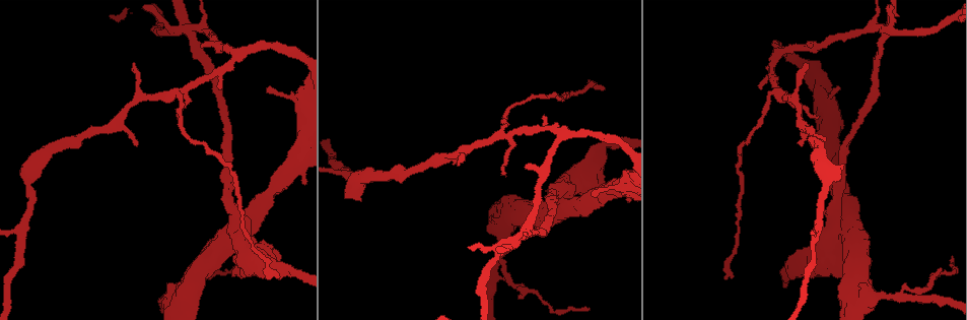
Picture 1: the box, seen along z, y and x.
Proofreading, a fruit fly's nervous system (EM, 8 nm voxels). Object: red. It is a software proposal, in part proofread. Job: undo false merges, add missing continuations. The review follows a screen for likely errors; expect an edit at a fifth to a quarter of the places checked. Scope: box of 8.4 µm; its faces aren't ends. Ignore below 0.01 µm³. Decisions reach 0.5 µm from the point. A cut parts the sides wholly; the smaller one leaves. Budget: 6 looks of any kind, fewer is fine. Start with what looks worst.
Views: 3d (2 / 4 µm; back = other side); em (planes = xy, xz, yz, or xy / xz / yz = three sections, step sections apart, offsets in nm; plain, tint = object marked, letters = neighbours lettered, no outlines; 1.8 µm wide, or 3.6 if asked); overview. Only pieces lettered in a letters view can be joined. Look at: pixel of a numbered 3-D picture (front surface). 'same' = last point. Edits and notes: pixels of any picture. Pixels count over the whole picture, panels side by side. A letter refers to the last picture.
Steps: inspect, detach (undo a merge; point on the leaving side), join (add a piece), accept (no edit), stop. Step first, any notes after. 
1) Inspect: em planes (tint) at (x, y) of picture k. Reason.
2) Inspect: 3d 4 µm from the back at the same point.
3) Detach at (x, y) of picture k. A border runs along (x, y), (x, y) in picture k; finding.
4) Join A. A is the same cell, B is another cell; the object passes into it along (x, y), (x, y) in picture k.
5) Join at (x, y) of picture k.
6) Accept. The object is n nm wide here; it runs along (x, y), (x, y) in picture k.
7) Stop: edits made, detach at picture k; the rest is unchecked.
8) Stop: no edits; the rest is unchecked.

Inspect: 3d 4 µm at (510, 243) of picture 1. Abrupt turn.

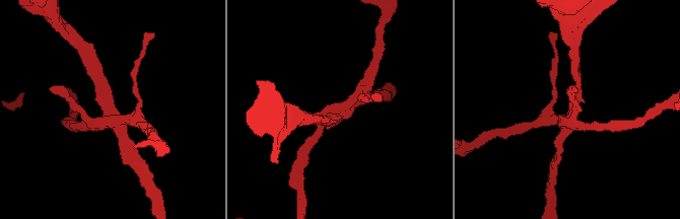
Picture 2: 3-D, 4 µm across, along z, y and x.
Inspect: em yz step 4 (letters) at (568, 120) of picture 2. Now the EM.

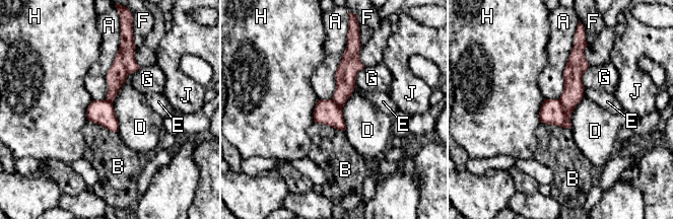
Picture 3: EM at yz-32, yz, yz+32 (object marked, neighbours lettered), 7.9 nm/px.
Inspect: em planes (letters) at the same point.

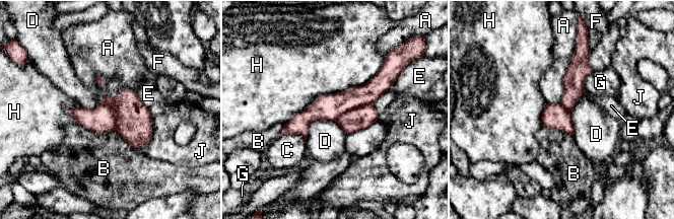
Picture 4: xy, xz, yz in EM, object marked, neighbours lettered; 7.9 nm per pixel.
Detach at (362, 117) of picture 4. A, B, C, D, E, F, G, H and J are other cells; a border runs along (373, 103), (347, 111), (335, 121) in picture 4; a second neuron is stuck on.

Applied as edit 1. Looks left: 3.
Inspect: em xy step 4 (tint) at (279, 275) of picture 1. An open end.

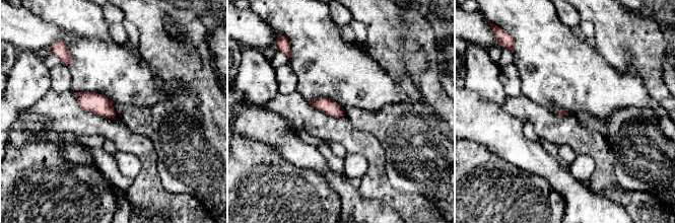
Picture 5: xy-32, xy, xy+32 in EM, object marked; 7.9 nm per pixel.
Inspect: em xz step 4 (letters) at the same point.

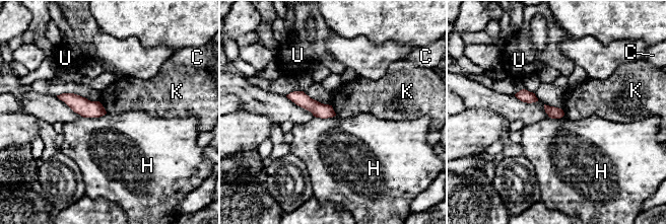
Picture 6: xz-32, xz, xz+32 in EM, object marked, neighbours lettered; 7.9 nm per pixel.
Accept. C, H, K and U are other cells; it runs along (290, 96), (332, 114) in picture 6; no lettered piece goes on from it.

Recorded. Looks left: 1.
Stop: edits made, detach at picture 4; the rest is unchecked.

